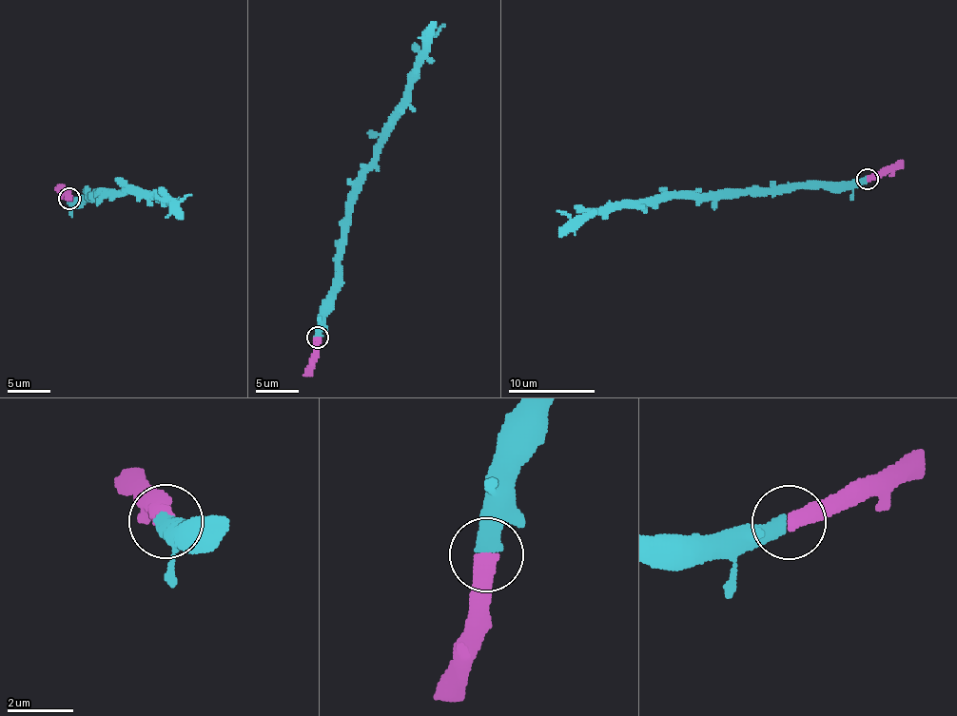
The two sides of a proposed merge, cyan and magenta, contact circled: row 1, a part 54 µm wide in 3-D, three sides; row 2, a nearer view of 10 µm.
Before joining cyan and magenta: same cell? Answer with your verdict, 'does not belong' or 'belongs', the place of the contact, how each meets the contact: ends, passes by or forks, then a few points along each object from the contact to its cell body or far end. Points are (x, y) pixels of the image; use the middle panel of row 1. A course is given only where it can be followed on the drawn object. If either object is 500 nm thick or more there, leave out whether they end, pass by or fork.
belongs | (318, 338) | cyan via (318, 336), (333, 285), (348, 194), (374, 159), (374, 146), (401, 101), (422, 45), (444, 24) | magenta via (318, 338), (316, 356), (305, 376)

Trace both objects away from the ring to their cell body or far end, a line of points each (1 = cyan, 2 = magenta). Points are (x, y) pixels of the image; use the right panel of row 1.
1: (866, 178), (771, 191), (676, 194), (570, 220), (556, 210)
2: (868, 178), (885, 174), (903, 162)

